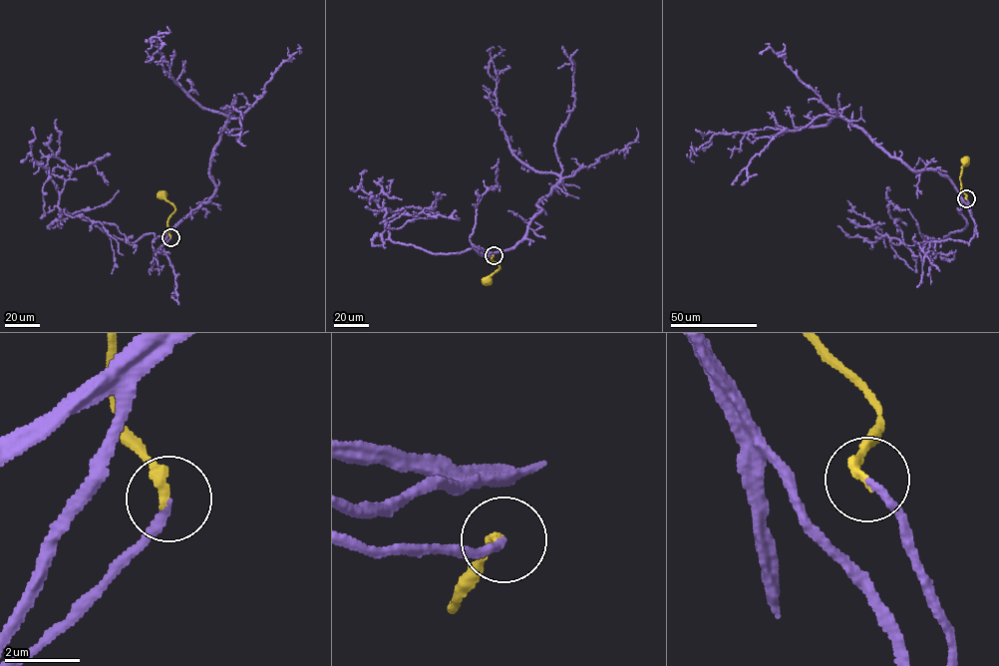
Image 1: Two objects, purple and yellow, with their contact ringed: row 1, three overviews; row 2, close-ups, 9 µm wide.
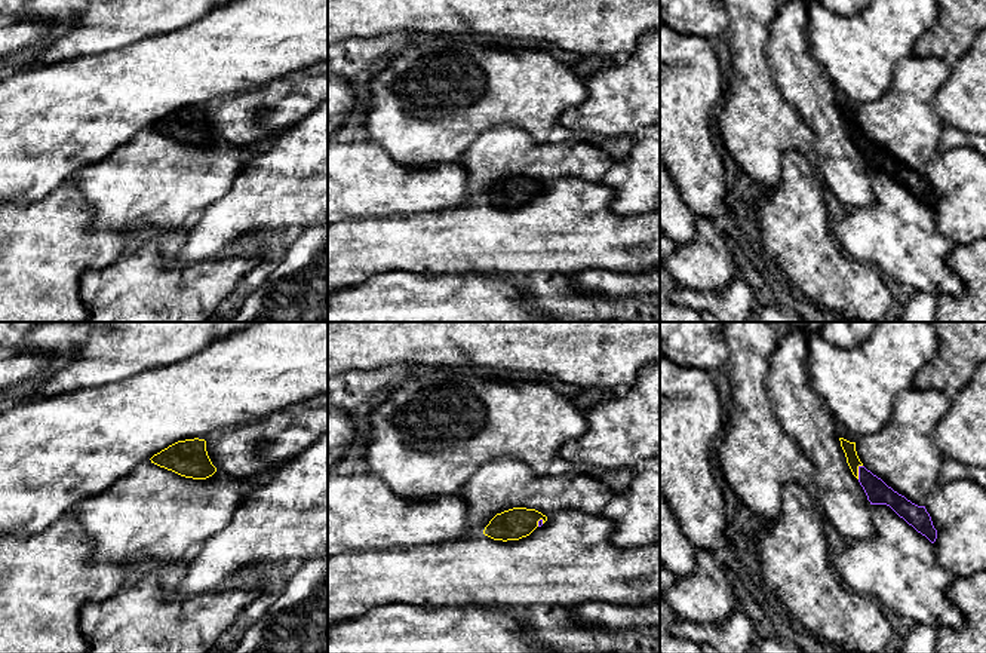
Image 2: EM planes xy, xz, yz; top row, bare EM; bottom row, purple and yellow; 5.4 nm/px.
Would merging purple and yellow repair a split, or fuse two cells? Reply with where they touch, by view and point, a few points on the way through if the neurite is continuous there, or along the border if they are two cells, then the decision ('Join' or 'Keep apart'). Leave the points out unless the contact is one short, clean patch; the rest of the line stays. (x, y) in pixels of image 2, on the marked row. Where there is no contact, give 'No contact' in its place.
Touches purple at yz (859, 472). Join

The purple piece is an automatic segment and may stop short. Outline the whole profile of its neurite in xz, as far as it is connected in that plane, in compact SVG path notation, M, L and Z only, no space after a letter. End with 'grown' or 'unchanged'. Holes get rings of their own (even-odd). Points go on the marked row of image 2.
M513 508L497 513L485 527L483 534L494 540L519 540L546 521L547 516L535 509Z; grown

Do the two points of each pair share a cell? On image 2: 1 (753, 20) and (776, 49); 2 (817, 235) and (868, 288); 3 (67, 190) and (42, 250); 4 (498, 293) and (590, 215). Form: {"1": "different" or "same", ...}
{"1": "different", "2": "same", "3": "same", "4": "different"}

